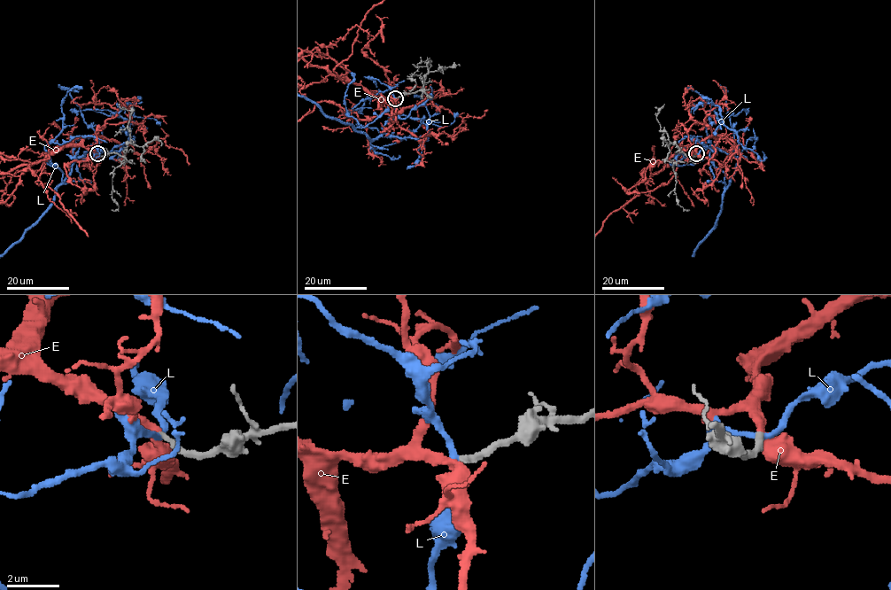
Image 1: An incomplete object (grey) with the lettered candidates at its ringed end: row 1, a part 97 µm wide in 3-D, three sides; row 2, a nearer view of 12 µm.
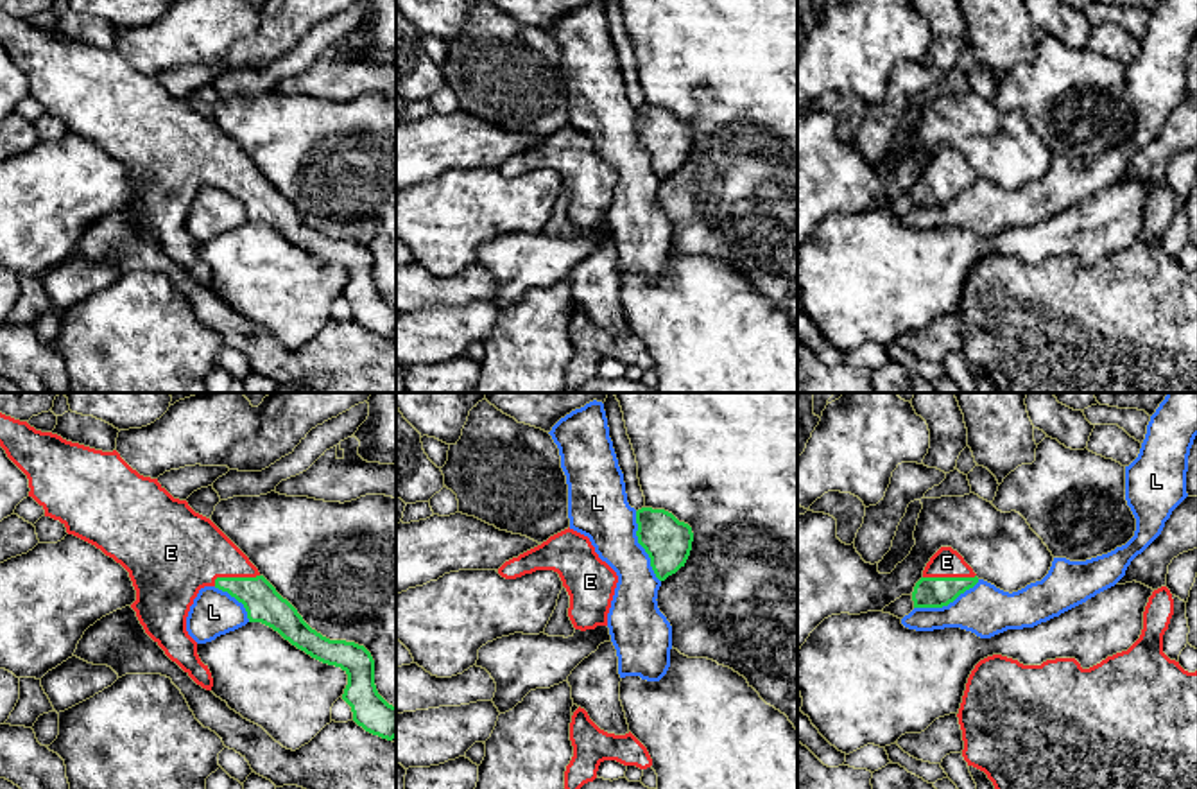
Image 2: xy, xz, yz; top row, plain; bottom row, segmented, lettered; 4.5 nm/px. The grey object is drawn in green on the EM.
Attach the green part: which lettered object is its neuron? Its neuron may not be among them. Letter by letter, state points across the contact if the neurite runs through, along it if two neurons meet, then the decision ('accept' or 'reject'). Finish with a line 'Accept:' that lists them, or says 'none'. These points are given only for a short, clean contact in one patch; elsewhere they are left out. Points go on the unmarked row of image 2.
E: accept
L: along xz (635, 110), (637, 140), (647, 153), (649, 164), (660, 180) | reject
Accept: E

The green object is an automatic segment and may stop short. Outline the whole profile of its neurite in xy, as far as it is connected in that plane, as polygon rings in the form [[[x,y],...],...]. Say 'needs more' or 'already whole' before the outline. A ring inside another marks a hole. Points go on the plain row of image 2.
needs more; [[[2,11],[0,45],[27,74],[29,95],[45,108],[45,115],[59,118],[68,133],[95,143],[129,170],[136,188],[131,206],[145,231],[197,283],[211,289],[213,276],[186,230],[186,215],[199,188],[215,185],[244,203],[249,221],[262,221],[312,256],[340,265],[348,273],[342,298],[351,305],[353,319],[382,337],[396,335],[396,305],[376,289],[371,251],[355,240],[330,238],[312,228],[210,117],[195,111],[186,99],[174,97],[158,77],[140,74],[116,48],[102,50],[72,41]]]

